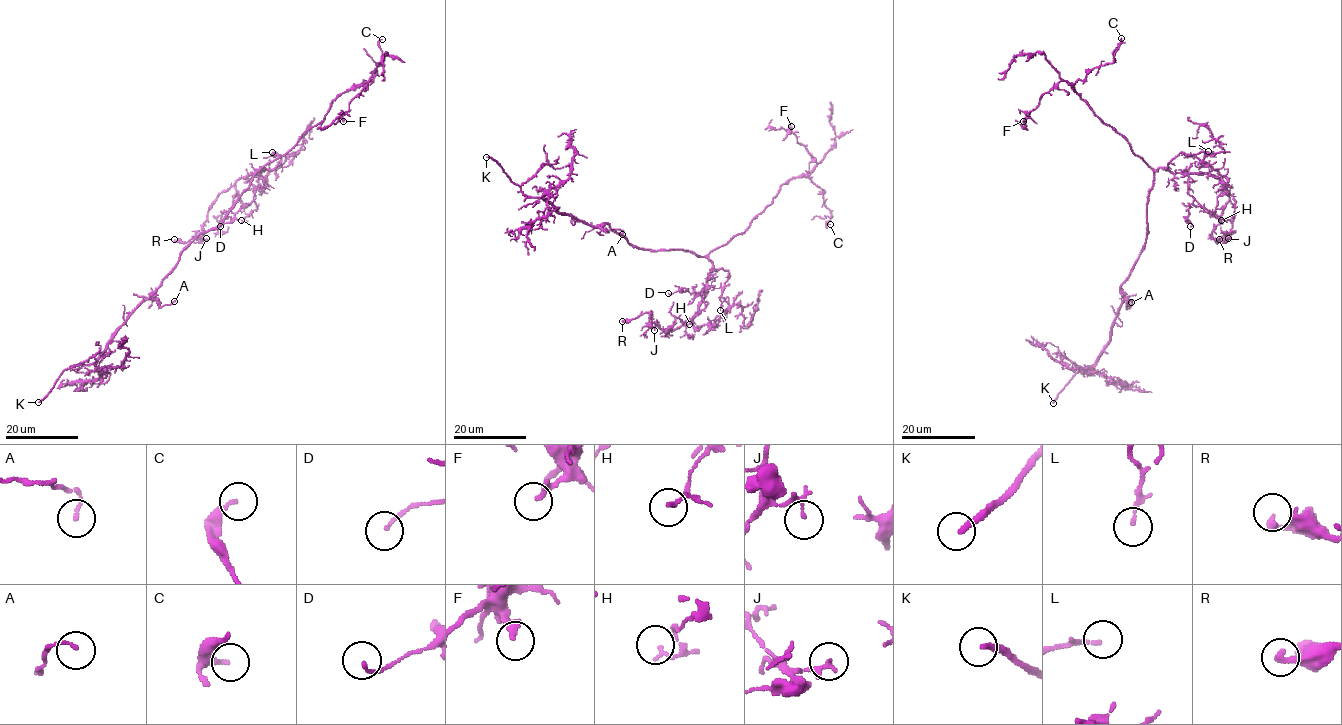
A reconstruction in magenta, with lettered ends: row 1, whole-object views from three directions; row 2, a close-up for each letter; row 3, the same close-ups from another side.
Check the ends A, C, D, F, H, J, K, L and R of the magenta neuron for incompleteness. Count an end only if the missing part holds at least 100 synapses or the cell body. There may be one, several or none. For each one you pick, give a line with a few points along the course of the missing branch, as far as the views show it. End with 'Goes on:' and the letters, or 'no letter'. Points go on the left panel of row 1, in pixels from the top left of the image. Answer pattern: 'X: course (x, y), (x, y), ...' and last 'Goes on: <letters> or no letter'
K: course (38, 402), (40, 406), (58, 410), (43, 419), (35, 430), (17, 439)
Goes on: K

